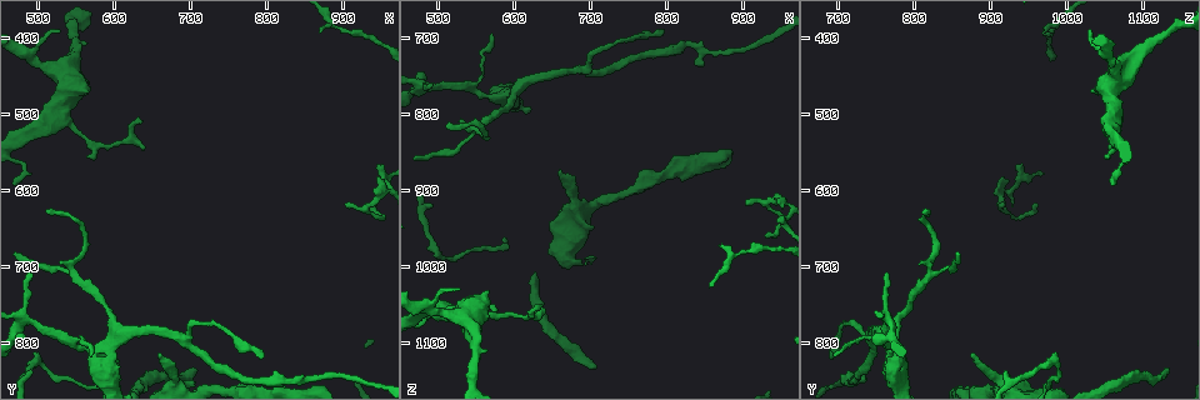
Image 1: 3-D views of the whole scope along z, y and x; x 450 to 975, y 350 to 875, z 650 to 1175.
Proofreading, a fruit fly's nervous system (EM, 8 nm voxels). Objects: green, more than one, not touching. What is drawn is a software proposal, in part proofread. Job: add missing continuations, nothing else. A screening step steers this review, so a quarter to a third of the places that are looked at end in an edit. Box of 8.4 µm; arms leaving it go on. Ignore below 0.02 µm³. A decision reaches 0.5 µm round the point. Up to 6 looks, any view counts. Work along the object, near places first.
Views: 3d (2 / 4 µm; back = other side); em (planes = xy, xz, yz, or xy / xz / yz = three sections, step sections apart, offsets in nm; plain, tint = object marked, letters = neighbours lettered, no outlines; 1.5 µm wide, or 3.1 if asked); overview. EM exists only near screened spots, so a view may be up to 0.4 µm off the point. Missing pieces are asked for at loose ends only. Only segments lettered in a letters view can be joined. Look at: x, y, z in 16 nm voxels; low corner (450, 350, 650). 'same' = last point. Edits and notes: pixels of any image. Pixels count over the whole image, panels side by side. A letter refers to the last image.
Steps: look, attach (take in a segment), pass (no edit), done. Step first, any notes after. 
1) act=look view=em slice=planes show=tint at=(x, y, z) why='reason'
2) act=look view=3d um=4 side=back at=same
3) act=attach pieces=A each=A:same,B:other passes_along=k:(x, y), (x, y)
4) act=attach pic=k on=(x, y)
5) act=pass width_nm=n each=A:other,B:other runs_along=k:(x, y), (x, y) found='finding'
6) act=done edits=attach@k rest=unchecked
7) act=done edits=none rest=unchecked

act=look view=3d um=4 at=(705, 840, 1130) why='an open end'

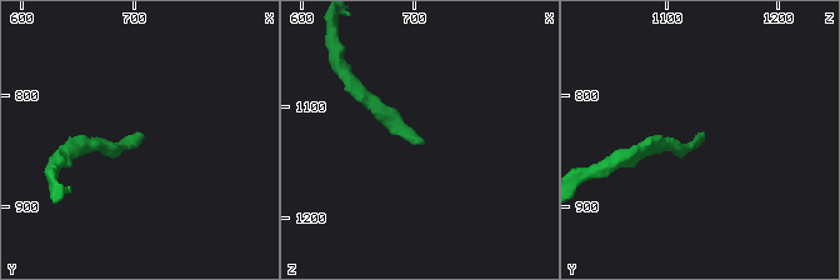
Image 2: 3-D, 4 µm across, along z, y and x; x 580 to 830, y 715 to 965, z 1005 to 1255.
act=look view=em slice=planes show=letters at=(708, 836, 1130)

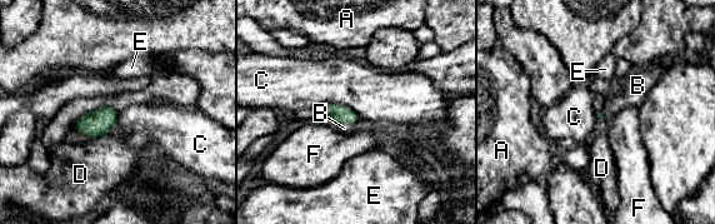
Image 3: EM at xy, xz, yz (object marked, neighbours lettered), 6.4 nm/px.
act=attach pieces=B longest_contact=C:280nm each=A:other,B:same,C:other,D:other,E:other,F:other found='it goes on there'

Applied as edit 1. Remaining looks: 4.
act=look view=em slice=planes show=letters at=(660, 815, 875) why='free end'

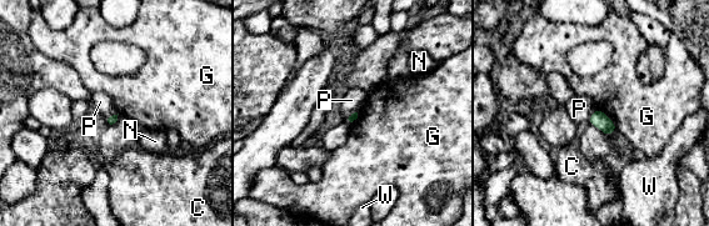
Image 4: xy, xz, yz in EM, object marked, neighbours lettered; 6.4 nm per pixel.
act=pass longest_contact=P:100nm each=C:other,G:other,N:other,P:other,W:other border=4:(357, 111), (344, 119) found='no lettered segment goes on from it'

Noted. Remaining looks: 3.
act=look view=overview

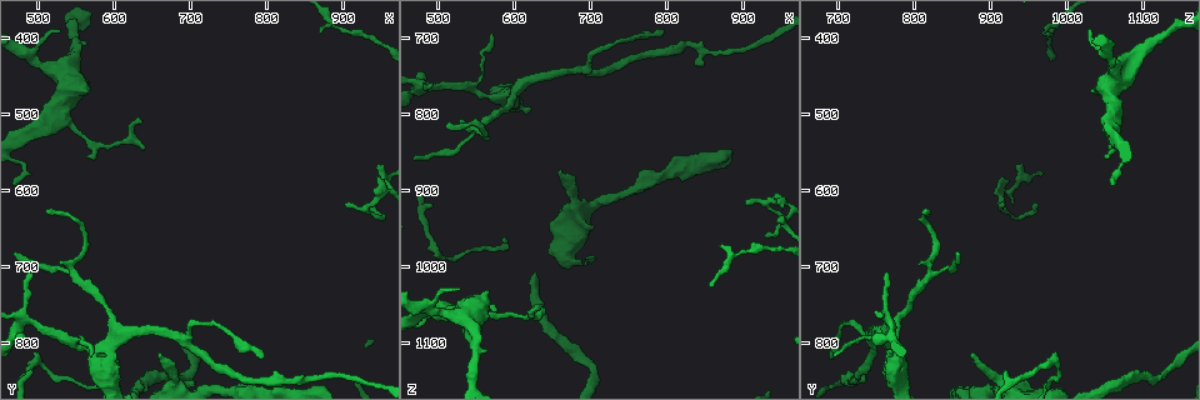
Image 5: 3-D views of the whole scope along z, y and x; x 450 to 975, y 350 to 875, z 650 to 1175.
act=look view=em slice=planes show=letters at=(525, 390, 1030) why='free end'

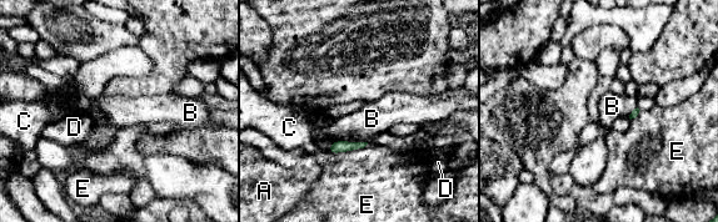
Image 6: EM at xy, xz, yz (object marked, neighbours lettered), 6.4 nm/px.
act=pass each=A:other,B:other,C:other,D:other,E:other border=6:(367, 141), (333, 142) found='no lettered segment goes on from it'

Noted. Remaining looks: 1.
act=done edits=attach@3 rest=unchecked

